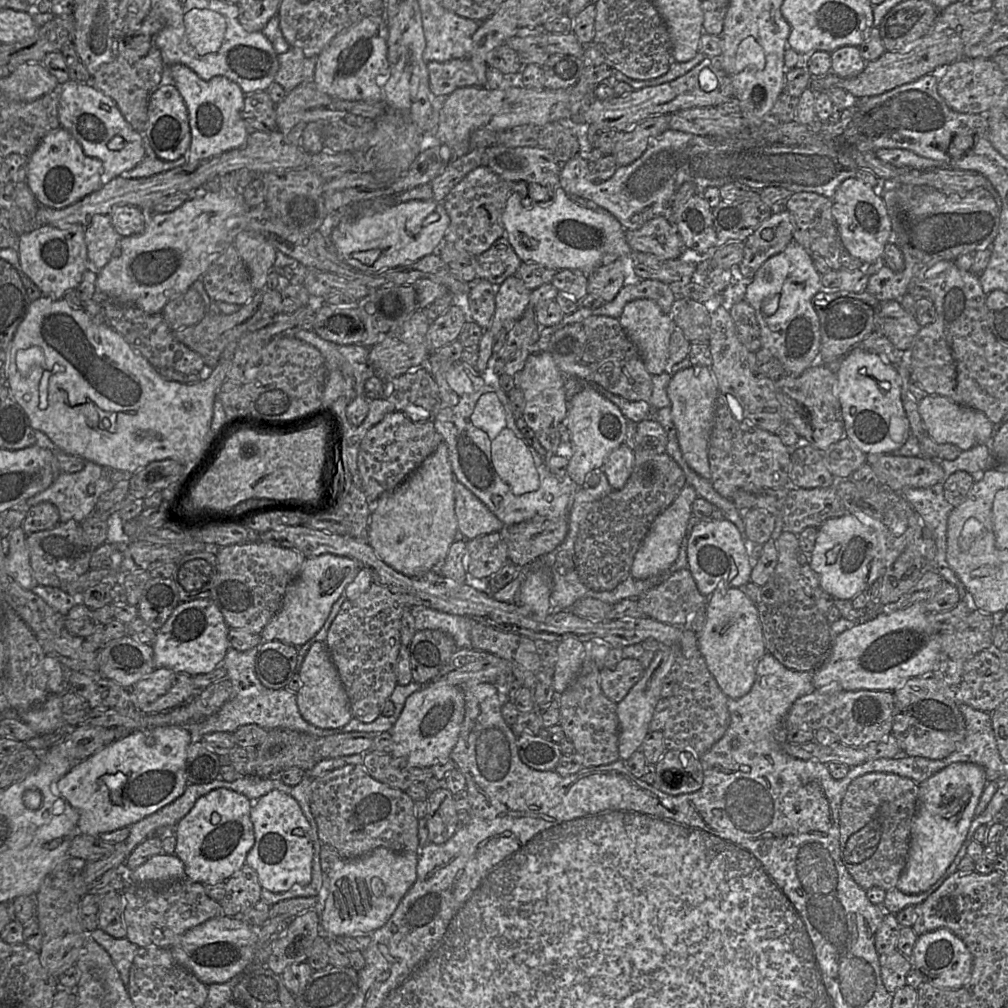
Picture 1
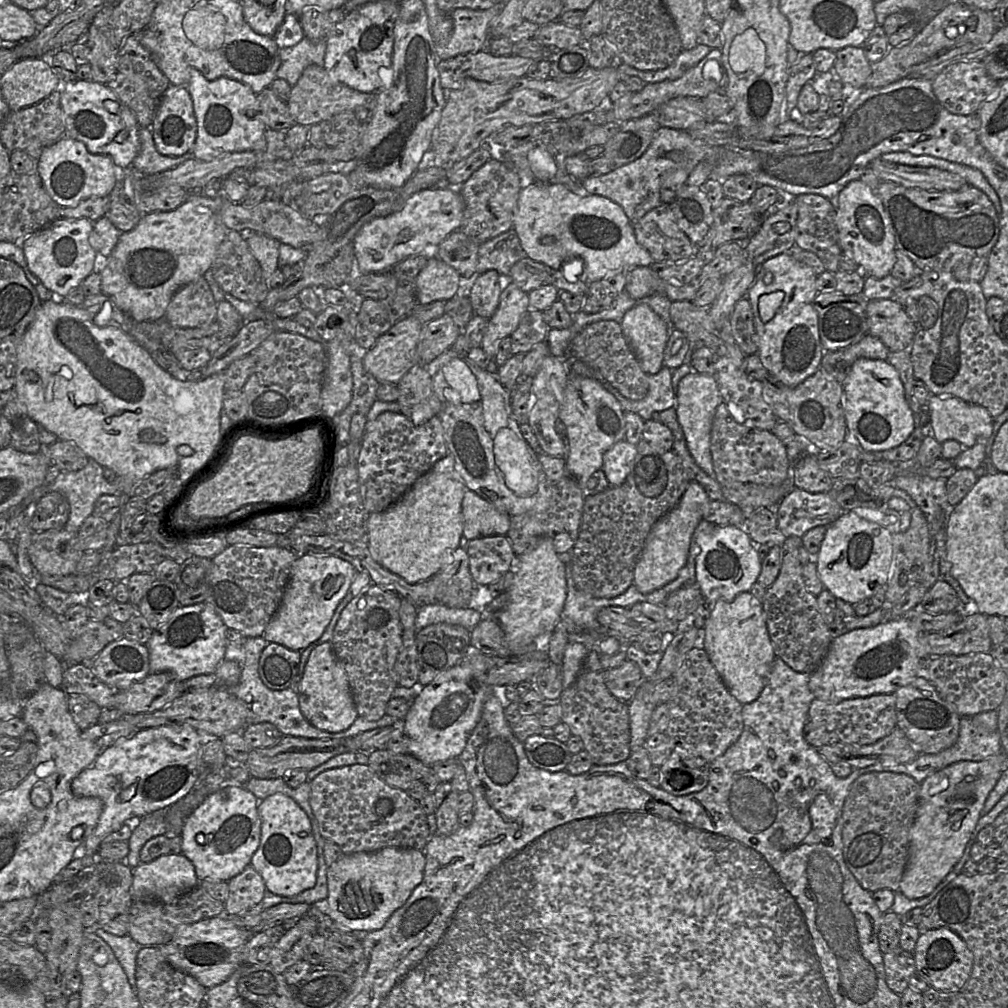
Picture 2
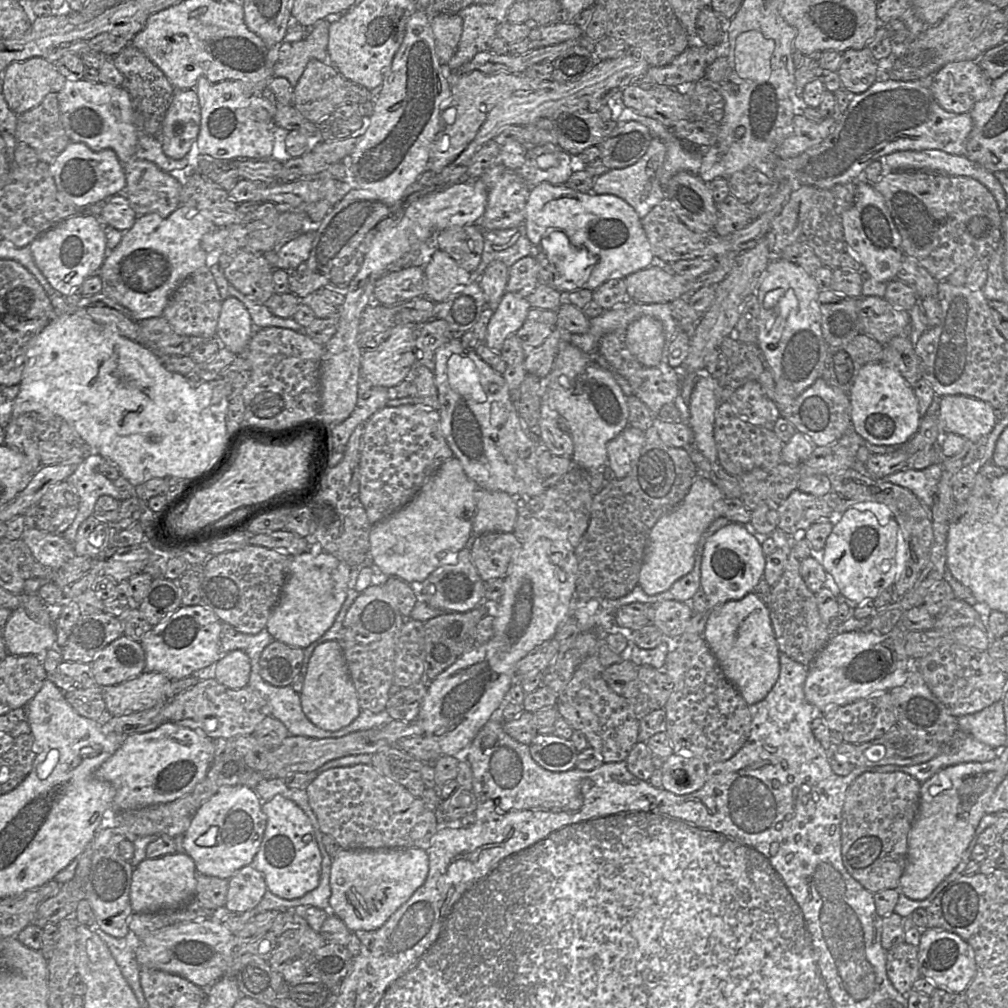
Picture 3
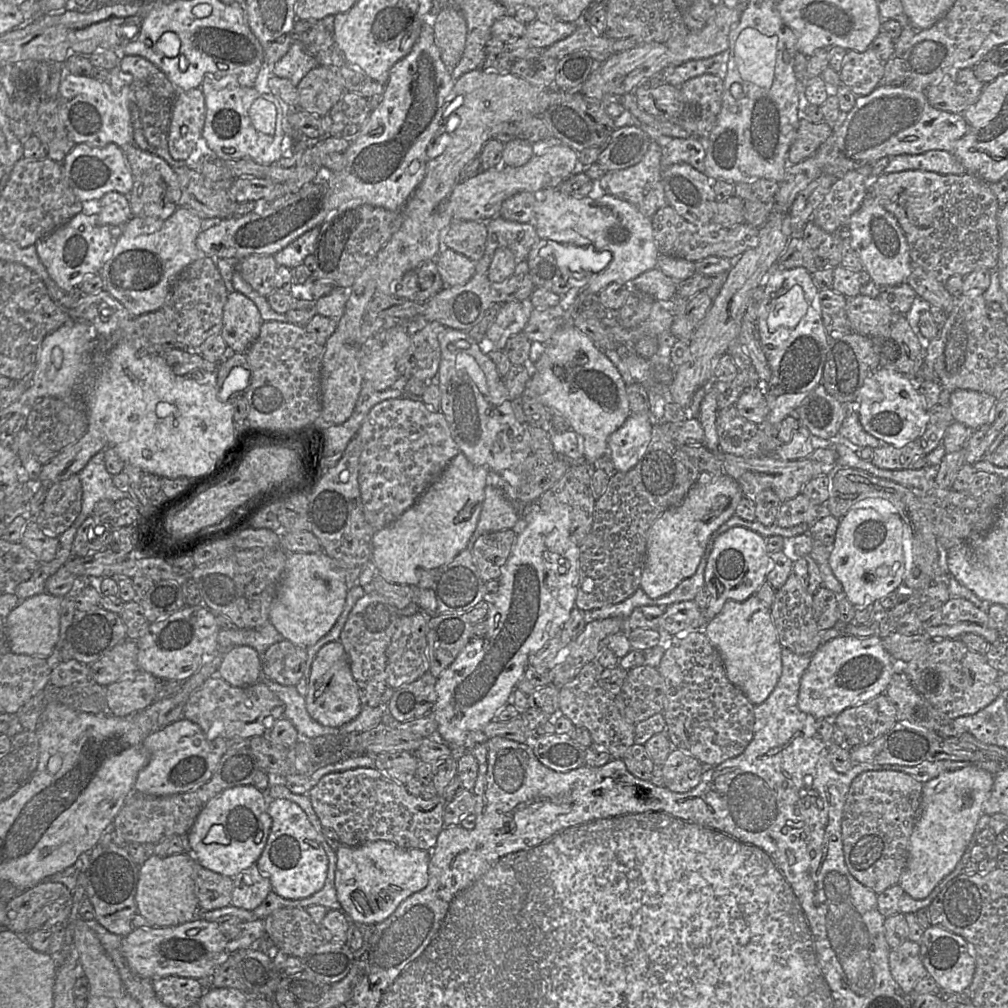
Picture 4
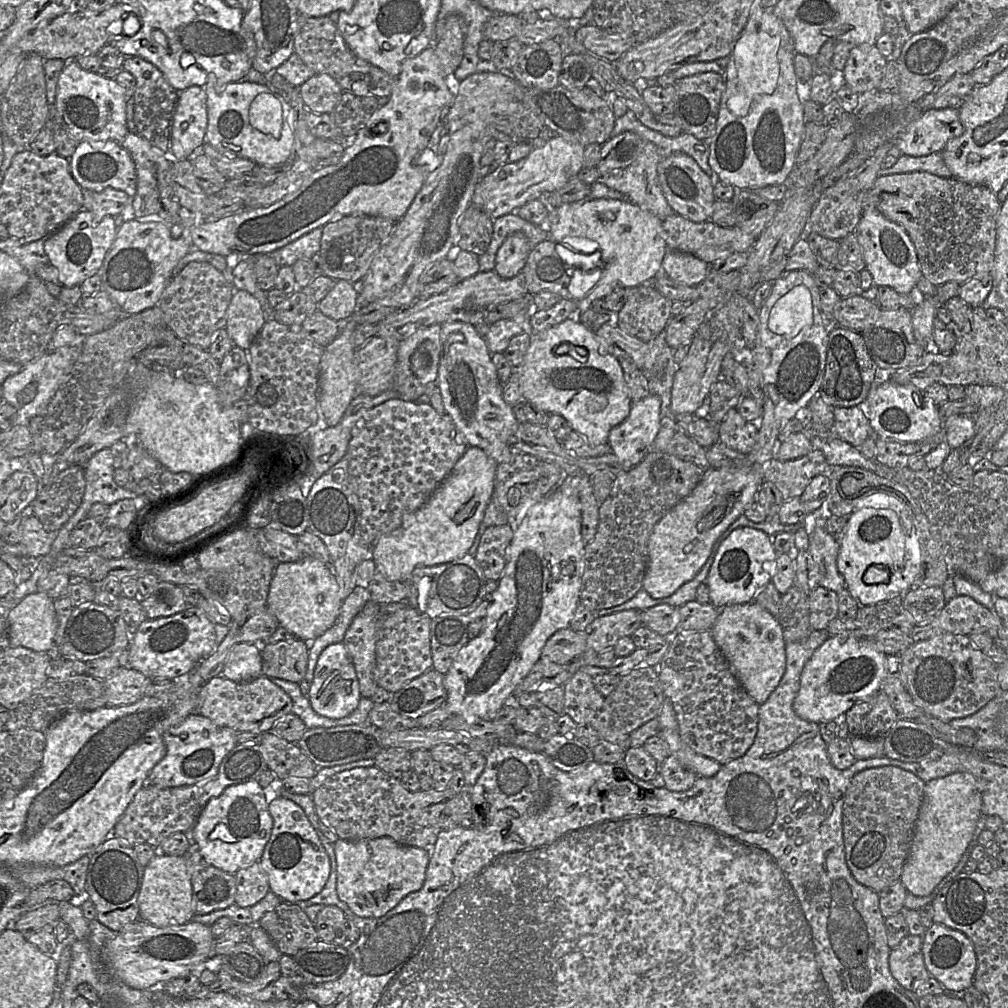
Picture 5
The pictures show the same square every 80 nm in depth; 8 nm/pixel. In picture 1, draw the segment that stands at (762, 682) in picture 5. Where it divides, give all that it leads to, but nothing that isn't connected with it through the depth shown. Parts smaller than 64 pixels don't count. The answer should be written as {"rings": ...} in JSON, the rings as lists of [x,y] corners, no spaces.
{"rings":[[[716,588],[708,597],[706,614],[706,625],[697,633],[699,651],[724,694],[739,699],[751,691],[757,664],[767,653],[758,609],[740,588]]]}

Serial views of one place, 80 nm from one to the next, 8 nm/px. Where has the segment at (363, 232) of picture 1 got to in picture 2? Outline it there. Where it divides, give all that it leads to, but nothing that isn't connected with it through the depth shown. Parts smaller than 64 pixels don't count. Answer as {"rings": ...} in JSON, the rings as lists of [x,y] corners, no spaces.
{"rings":[[[432,187],[411,195],[404,207],[385,217],[366,223],[353,240],[354,254],[361,274],[389,271],[402,260],[437,249],[452,232],[459,229],[464,213],[464,202],[458,188]]]}

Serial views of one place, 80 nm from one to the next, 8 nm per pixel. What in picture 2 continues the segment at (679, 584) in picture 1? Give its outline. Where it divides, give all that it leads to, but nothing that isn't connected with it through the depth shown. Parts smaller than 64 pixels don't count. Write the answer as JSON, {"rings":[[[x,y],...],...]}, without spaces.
{"rings":[[[697,585],[675,590],[663,603],[667,617],[678,622],[693,614],[701,604],[706,604],[705,597]]]}

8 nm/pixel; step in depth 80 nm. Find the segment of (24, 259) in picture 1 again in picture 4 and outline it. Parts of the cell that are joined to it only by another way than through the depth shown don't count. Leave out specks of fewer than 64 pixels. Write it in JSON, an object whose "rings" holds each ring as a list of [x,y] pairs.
{"rings":[[[78,213],[66,224],[57,228],[35,246],[37,255],[56,285],[69,292],[89,276],[98,274],[111,252],[114,240],[110,226],[101,224],[97,214]]]}

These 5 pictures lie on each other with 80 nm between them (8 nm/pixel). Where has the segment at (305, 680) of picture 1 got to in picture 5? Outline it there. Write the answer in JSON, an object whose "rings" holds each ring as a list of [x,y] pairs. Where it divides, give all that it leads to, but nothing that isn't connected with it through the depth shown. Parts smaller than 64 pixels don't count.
{"rings":[[[343,642],[329,645],[320,654],[308,698],[316,713],[330,719],[346,717],[357,708],[361,699],[359,681]]]}

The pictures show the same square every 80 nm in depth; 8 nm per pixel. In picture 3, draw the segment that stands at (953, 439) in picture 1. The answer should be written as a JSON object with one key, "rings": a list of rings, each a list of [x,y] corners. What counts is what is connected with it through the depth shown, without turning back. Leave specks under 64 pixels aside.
{"rings":[[[965,395],[941,397],[939,424],[942,433],[955,433],[967,440],[986,444],[997,420],[996,410],[987,402]]]}

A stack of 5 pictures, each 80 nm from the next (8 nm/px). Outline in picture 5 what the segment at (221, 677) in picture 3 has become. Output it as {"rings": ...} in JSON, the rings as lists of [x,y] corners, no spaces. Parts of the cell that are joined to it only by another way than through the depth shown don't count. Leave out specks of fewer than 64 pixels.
{"rings":[[[241,642],[228,654],[221,675],[234,682],[245,682],[262,674],[261,644]]]}

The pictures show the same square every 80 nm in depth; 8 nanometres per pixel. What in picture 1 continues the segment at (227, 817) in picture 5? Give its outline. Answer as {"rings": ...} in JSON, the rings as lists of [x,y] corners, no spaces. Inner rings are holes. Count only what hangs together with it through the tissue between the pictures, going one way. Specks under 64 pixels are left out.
{"rings":[[[225,787],[219,788],[200,797],[192,810],[178,822],[175,826],[177,839],[175,855],[184,863],[188,879],[204,885],[215,885],[225,882],[246,864],[246,857],[255,844],[254,827],[251,821],[251,809],[254,801],[234,790]],[[214,812],[221,817],[217,824],[213,824],[211,821]]]}

